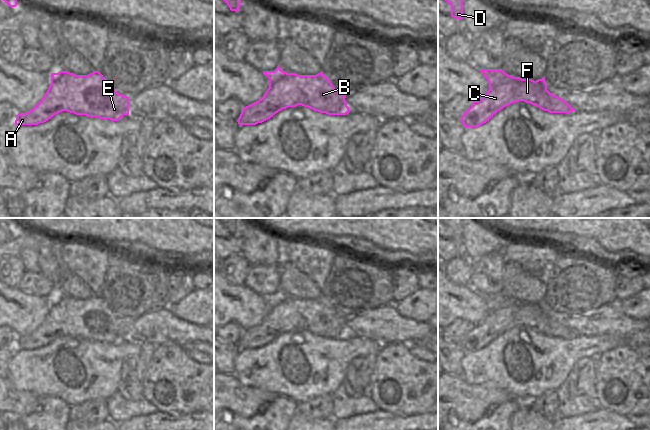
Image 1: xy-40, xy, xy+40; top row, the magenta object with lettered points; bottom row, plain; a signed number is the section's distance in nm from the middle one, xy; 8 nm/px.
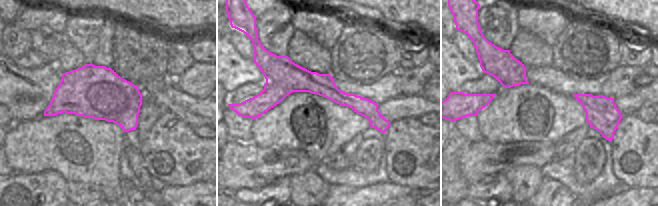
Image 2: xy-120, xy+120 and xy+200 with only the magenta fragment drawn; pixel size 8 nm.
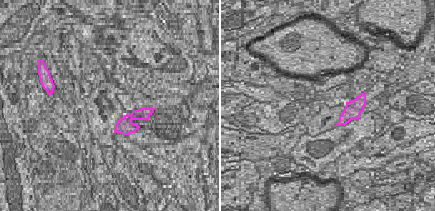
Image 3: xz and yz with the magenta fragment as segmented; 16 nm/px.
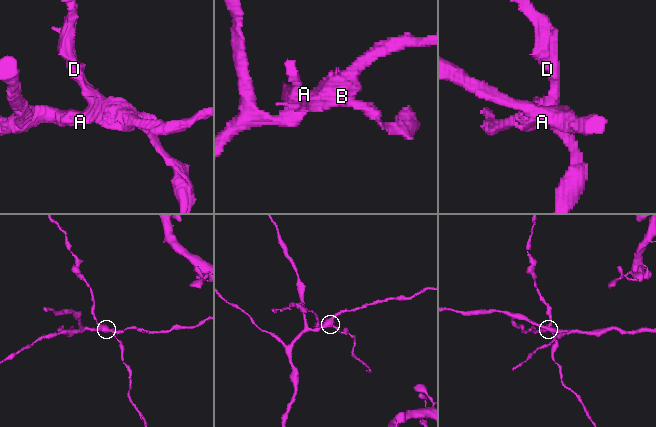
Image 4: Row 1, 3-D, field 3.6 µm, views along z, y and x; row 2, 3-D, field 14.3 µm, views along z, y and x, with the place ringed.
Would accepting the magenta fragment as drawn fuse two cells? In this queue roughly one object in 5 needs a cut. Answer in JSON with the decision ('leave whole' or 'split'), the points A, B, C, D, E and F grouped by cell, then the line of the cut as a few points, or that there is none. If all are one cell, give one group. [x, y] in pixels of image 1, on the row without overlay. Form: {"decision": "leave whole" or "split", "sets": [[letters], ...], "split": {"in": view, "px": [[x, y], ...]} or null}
{"decision": "split", "sets": [["A", "B", "C", "E"], ["D", "F"]], "split": {"in": "xy+40", "px": [[489, 308], [503, 308], [512, 303], [517, 303], [519, 324]]}}

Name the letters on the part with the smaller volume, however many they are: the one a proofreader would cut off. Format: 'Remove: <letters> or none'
Remove: D, F.

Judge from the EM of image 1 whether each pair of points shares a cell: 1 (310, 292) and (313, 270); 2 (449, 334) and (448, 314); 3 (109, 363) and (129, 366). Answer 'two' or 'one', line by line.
1: two
2: two
3: two

